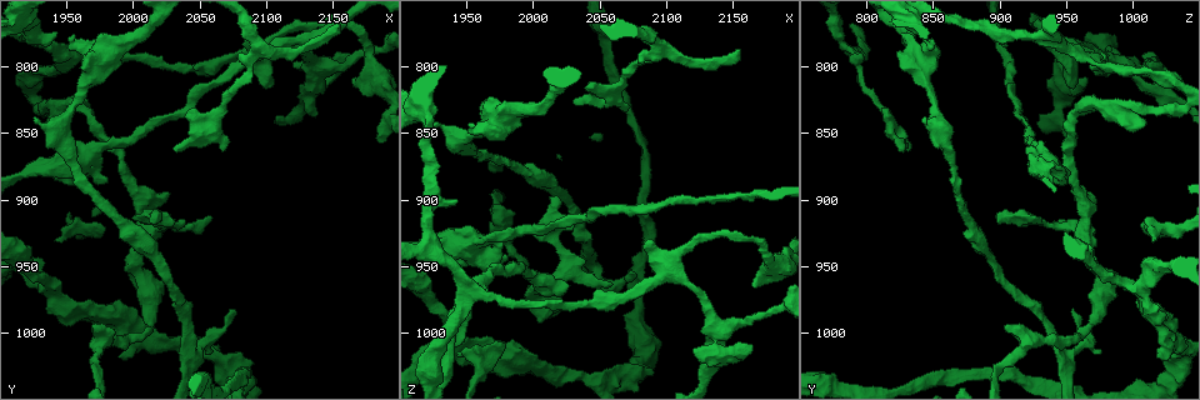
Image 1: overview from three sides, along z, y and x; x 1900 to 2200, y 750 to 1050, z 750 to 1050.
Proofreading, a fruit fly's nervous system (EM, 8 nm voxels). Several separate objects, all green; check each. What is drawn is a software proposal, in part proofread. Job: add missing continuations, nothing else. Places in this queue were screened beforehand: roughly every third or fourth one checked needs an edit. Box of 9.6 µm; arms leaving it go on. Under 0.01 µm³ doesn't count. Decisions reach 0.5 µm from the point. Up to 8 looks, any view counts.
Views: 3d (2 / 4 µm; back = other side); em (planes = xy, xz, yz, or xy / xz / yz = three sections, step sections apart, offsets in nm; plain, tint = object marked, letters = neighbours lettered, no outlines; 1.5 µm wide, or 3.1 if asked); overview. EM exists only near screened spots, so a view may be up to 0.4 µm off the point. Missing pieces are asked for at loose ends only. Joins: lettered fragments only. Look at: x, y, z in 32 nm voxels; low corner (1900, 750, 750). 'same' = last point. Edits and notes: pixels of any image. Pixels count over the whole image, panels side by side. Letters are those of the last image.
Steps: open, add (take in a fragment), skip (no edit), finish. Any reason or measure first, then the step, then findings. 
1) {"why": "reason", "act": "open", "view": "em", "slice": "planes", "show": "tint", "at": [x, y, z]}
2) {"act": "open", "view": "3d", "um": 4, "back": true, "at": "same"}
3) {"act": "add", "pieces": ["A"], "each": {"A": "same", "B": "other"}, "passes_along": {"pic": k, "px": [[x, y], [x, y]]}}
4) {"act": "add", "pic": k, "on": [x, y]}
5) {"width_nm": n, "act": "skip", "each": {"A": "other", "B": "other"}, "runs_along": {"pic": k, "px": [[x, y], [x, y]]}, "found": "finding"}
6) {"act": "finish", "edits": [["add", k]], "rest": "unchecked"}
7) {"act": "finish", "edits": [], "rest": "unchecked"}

{"why": "branch stops here", "act": "open", "view": "3d", "um": 4, "at": [1990, 1018, 1018]}

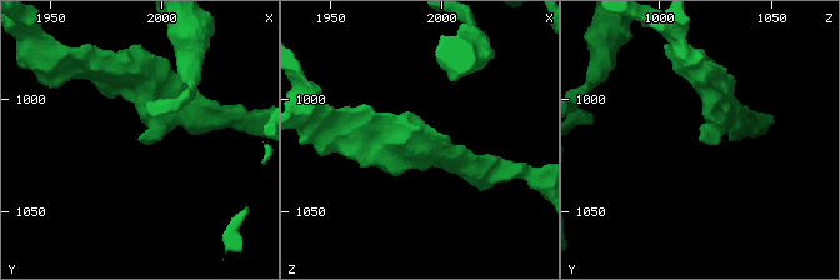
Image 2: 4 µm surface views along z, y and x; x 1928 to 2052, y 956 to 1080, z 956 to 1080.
{"act": "open", "view": "em", "slice": "xz", "step": 8, "show": "letters", "at": [1990, 1017, 1018]}

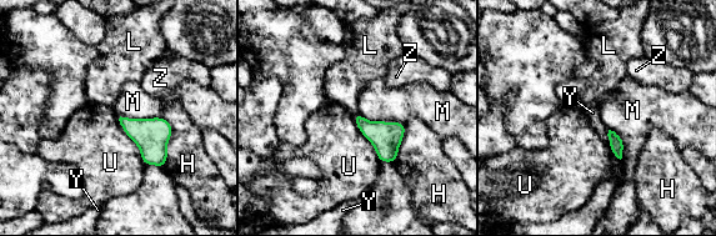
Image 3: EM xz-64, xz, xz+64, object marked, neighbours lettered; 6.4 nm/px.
{"longest_contact_nm": ["U", 360], "act": "skip", "each": {"H": "other", "L": "other", "M": "other", "U": "other", "Y": "other", "Z": "other"}, "found": "none of them fits"}

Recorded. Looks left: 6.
{"why": "branch stops here", "act": "open", "view": "em", "slice": "xy", "step": 8, "show": "tint", "at": [2056, 1014, 974]}

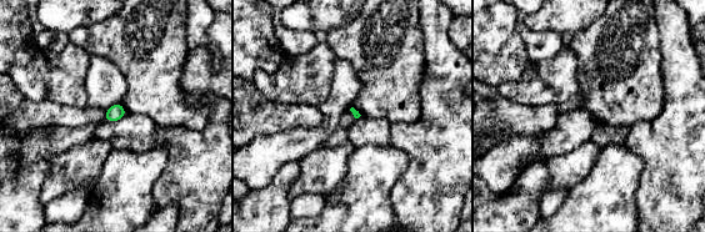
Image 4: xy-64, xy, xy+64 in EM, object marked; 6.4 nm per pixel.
{"why": "another direction", "act": "open", "view": "em", "slice": "planes", "show": "tint", "at": "same"}

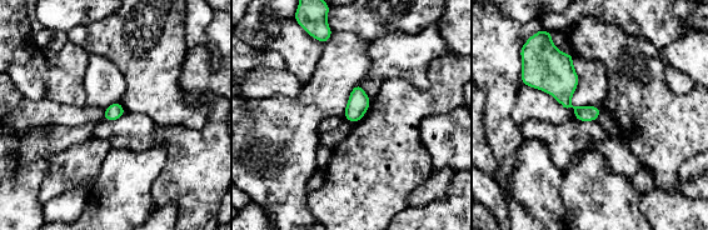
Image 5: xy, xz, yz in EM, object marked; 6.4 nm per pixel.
{"act": "open", "view": "em", "slice": "planes", "show": "letters", "at": "same"}

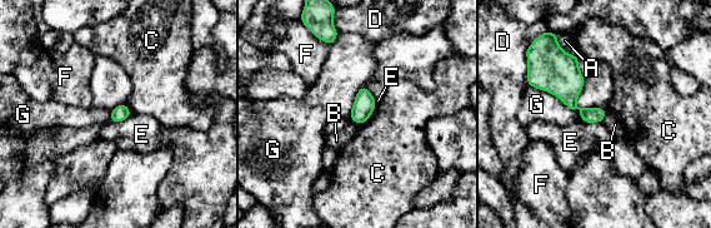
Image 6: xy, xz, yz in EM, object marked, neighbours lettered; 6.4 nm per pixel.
{"width_nm": 100, "act": "skip", "each": {"A": "other", "B": "other", "C": "other", "D": "other", "E": "other", "F": "other", "G": "other"}, "border": {"pic": 6, "px": [[526, 84], [552, 93], [581, 119]]}, "found": "none of them fits"}

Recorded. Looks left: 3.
{"why": "an open end", "act": "open", "view": "em", "slice": "planes", "show": "tint", "at": [2154, 768, 788]}

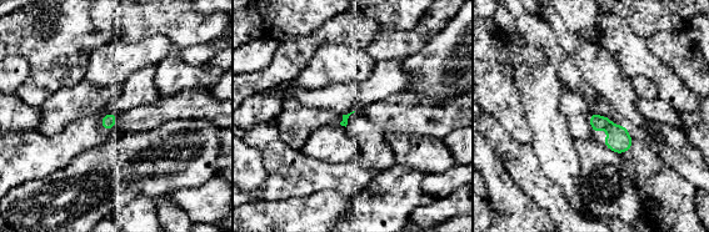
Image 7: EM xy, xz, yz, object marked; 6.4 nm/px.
{"act": "open", "view": "em", "slice": "planes", "show": "letters", "at": "same"}

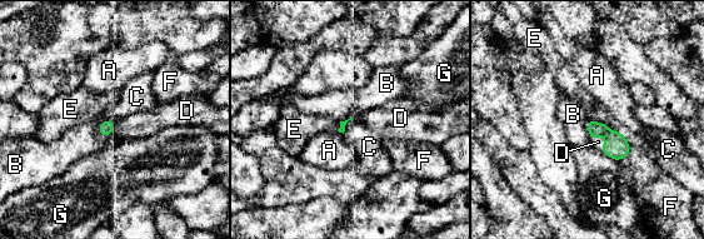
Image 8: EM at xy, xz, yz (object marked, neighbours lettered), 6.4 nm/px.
{"act": "add", "pieces": ["D"], "each": {"A": "other", "B": "other", "C": "other", "D": "same", "E": "other", "F": "other", "G": "other"}, "found": "it goes on there"}

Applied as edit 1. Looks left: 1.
{"act": "finish", "edits": [["add", 8]], "rest": "unchecked"}

